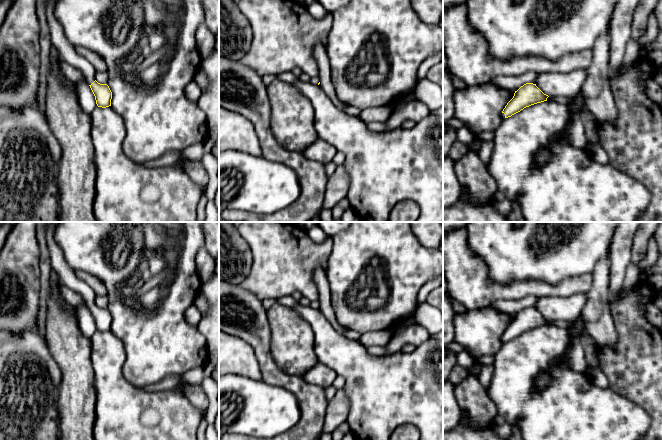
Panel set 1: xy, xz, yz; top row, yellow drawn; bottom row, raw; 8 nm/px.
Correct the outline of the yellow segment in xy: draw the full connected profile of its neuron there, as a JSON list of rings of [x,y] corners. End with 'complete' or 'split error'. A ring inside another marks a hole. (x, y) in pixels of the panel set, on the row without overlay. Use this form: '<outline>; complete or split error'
[[[54,222],[46,223],[46,240],[51,258],[51,267],[57,272],[59,283],[75,290],[83,297],[95,320],[98,331],[106,332],[111,330],[112,316],[109,310],[100,308],[95,304],[96,295],[94,291],[76,276],[75,270],[67,264],[61,247],[55,242],[54,233],[57,225]]]; split error

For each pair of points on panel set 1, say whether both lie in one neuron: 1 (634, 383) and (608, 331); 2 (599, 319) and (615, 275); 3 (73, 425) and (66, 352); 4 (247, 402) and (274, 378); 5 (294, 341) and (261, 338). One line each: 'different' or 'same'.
1: different
2: different
3: same
4: different
5: different

